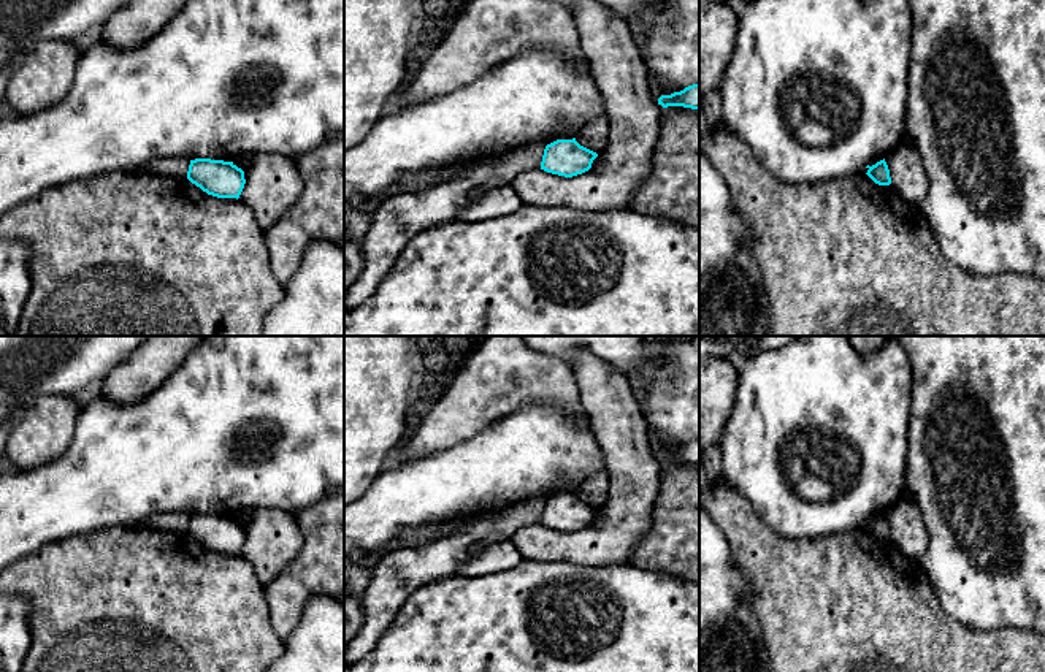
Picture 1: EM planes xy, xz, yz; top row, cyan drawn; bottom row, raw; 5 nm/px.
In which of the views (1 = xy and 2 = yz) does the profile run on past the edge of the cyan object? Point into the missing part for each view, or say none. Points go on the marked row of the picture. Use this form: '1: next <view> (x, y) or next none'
1: next none
2: next none

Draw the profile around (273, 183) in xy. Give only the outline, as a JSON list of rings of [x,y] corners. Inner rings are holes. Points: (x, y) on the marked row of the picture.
[[[257,154],[244,170],[239,200],[266,231],[303,193],[304,182],[295,160],[281,154]]]

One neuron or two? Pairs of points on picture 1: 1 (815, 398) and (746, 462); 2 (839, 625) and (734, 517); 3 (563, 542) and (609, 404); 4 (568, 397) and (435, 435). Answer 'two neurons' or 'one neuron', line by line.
1: one neuron
2: one neuron
3: one neuron
4: one neuron

